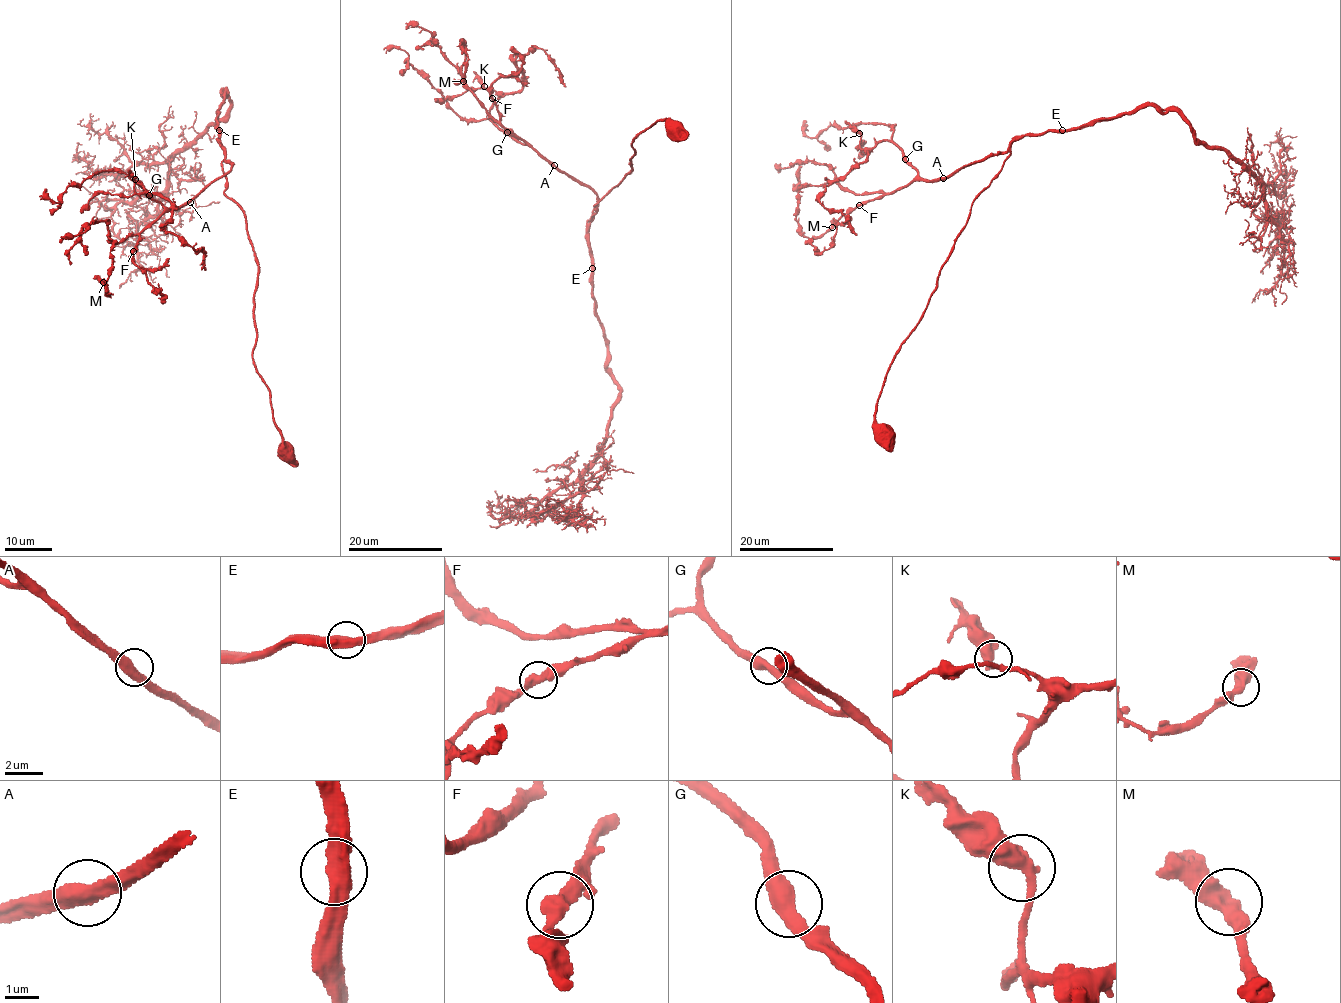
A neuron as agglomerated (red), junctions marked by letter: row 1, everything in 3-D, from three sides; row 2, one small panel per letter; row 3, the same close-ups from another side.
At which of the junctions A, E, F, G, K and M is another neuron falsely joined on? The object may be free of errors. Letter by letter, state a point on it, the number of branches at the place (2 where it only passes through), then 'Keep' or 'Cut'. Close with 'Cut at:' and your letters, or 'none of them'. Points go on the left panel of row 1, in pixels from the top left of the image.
A: Place: (190, 202). Branches: 2. Keep
E: Place: (219, 130). Branches: 2. Keep
F: Place: (133, 251). Branches: 2. Keep
G: Place: (149, 195). Branches: 2. Keep
K: Place: (135, 179). Branches: 2. Keep
M: Place: (103, 282). Branches: 2. Keep
Cut at: none of them

